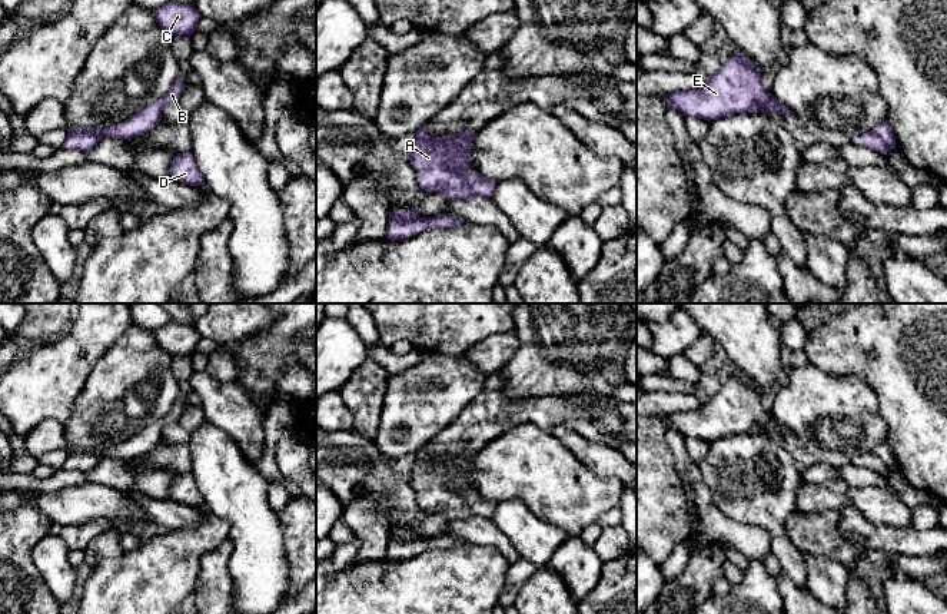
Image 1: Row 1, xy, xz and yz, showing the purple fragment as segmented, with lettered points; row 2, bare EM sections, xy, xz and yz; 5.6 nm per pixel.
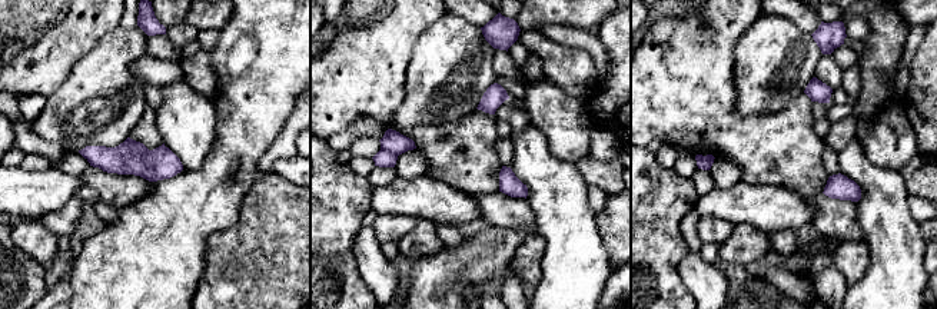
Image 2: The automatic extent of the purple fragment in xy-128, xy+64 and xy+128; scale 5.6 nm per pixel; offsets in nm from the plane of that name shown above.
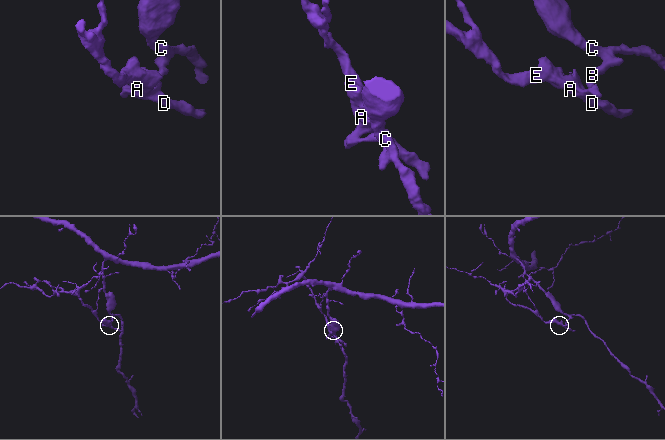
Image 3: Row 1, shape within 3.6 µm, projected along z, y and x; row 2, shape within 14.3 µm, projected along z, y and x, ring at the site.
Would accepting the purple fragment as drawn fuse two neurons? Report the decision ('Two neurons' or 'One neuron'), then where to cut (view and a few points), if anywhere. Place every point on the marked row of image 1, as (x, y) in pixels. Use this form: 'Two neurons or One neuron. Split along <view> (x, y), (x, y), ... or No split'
Two neurons. Split along xy (69, 132), (89, 132), (99, 138)

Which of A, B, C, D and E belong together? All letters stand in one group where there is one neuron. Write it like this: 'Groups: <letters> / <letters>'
Groups: A D E / B C

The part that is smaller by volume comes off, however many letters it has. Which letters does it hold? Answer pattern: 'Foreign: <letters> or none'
Foreign: A, D, E

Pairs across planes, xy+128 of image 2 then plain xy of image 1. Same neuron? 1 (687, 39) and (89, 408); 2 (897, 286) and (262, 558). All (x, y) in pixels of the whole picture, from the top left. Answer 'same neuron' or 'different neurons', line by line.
1: different neurons
2: same neuron

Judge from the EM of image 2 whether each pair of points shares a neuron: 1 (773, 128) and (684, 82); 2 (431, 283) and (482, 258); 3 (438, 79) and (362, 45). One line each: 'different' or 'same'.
1: same
2: same
3: different

